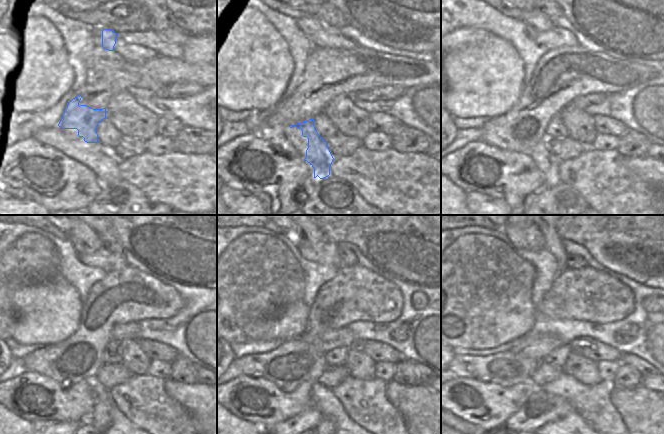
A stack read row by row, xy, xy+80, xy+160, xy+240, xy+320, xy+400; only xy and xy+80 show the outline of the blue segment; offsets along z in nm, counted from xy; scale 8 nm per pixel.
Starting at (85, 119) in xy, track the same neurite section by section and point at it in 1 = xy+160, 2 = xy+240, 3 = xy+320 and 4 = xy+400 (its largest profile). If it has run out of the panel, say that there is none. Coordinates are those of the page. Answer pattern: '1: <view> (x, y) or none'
1: xy+160 (545, 160)
2: xy+240 (101, 416)
3: xy+320 (323, 418)
4: none

